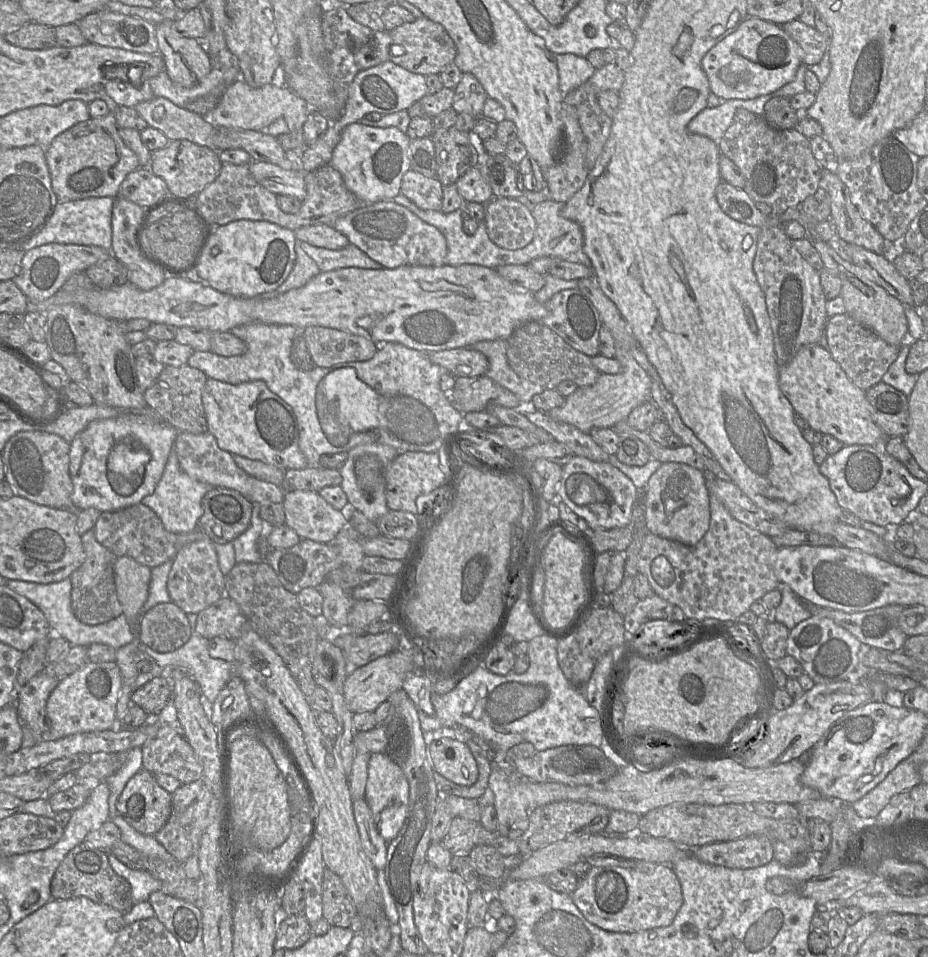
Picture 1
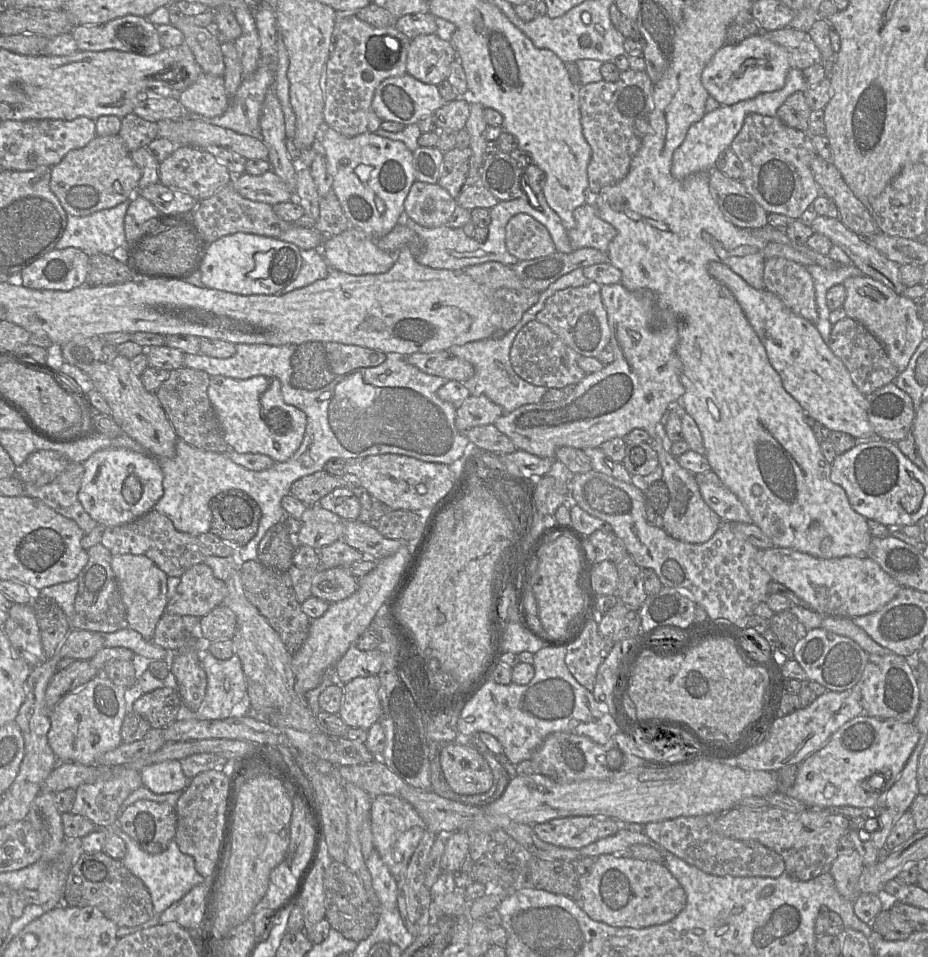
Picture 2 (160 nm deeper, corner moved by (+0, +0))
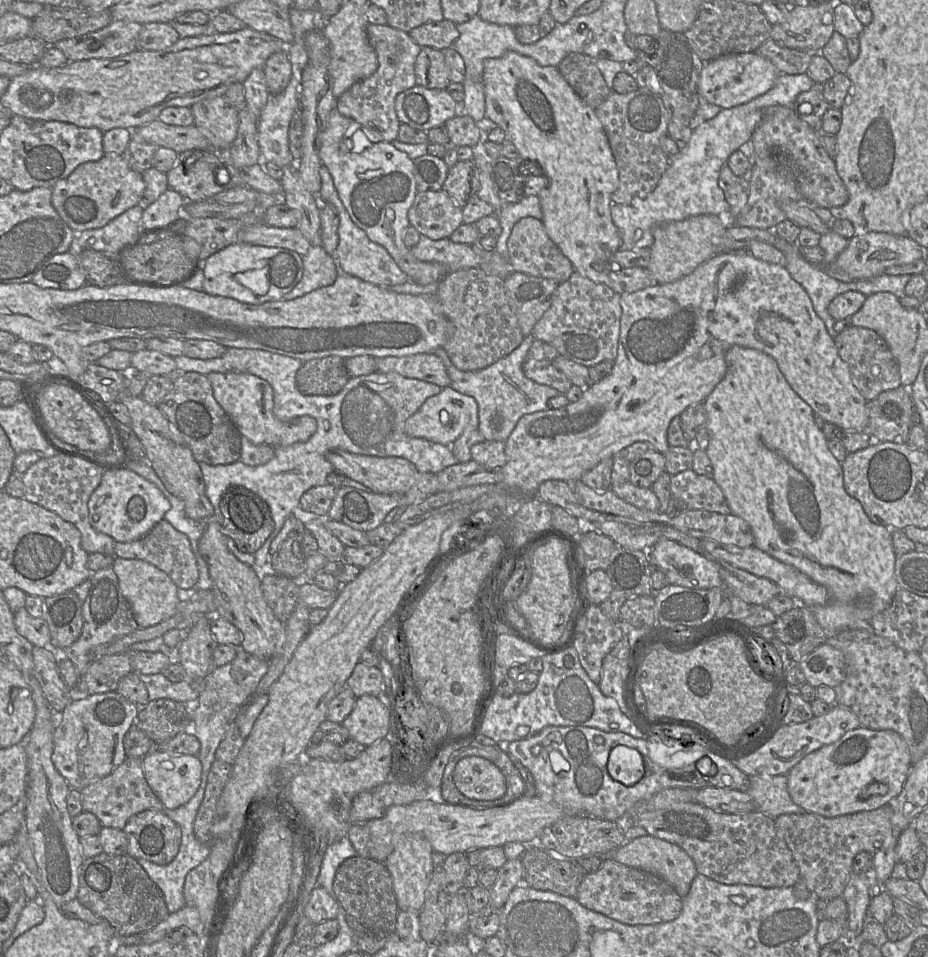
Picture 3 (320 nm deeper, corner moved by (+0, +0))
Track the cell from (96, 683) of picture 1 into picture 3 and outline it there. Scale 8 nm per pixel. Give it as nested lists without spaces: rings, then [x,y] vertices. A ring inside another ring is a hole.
[[[112,691],[74,700],[61,714],[55,714],[51,759],[71,789],[81,791],[125,761],[124,736],[135,725],[138,712],[138,706]]]

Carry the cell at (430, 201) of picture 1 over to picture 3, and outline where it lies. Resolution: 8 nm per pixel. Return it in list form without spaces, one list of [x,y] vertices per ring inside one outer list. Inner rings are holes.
[[[444,190],[425,191],[416,194],[408,219],[421,235],[440,240],[463,224],[463,212]]]

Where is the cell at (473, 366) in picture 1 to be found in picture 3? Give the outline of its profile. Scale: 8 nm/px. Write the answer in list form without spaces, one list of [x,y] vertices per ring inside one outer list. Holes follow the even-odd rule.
[[[434,353],[376,358],[376,372],[396,372],[407,378],[423,380],[441,388],[450,386],[450,378],[442,360]]]

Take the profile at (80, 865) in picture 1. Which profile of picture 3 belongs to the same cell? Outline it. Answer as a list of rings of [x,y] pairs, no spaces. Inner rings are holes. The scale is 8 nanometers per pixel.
[[[103,852],[93,858],[85,858],[79,870],[77,900],[95,915],[107,921],[118,935],[123,936],[149,931],[170,914],[161,890],[149,878],[138,861],[127,854],[111,856]]]

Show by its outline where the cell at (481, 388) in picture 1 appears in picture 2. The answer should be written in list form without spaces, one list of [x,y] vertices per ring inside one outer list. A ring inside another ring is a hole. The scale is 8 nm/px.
[[[470,395],[456,405],[455,425],[460,432],[466,433],[477,426],[493,424],[505,412],[502,407],[484,395]]]

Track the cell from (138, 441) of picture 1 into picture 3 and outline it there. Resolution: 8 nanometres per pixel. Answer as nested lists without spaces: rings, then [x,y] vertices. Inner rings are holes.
[[[126,466],[106,468],[99,486],[88,501],[92,527],[116,542],[130,542],[142,537],[164,519],[170,507],[169,501],[153,483]]]

